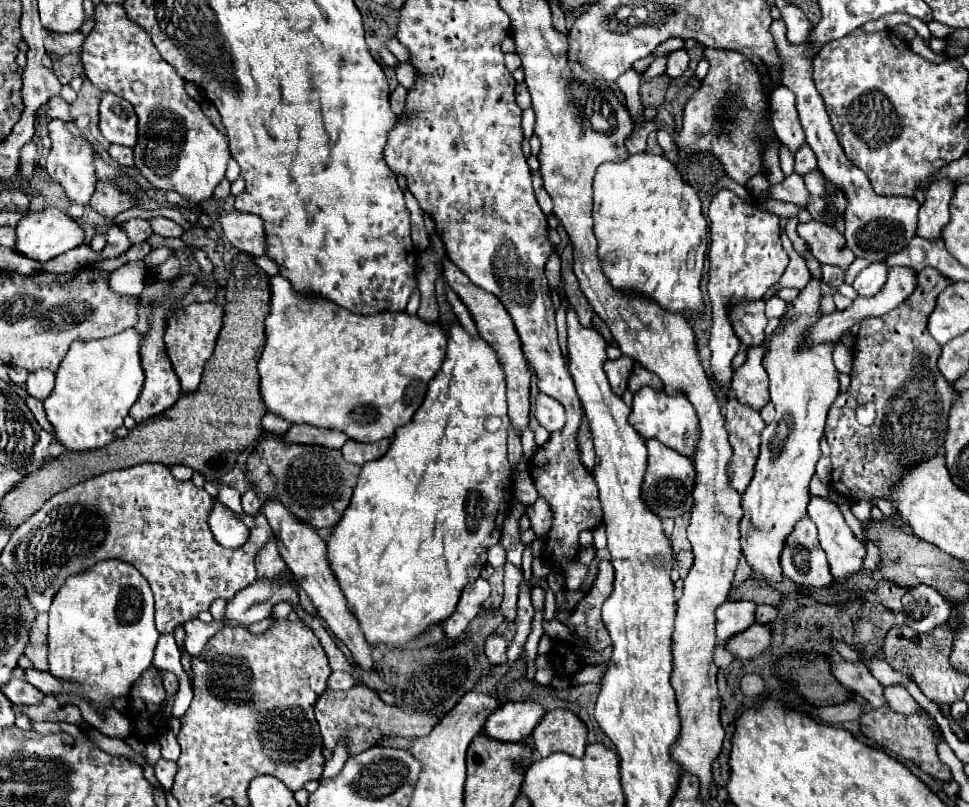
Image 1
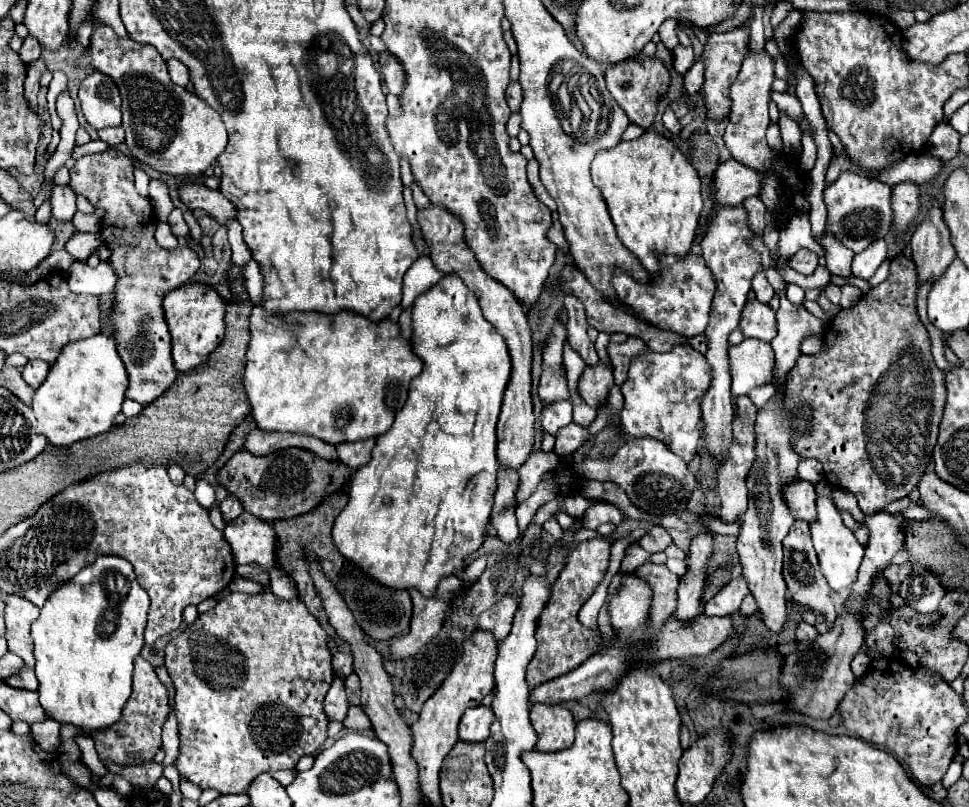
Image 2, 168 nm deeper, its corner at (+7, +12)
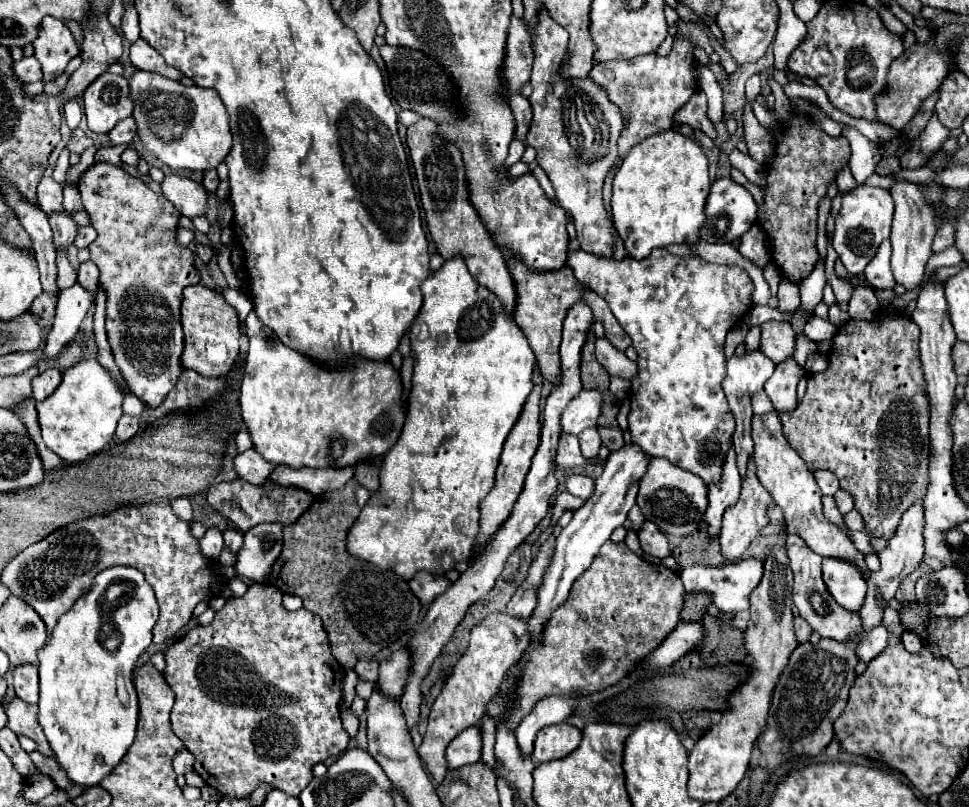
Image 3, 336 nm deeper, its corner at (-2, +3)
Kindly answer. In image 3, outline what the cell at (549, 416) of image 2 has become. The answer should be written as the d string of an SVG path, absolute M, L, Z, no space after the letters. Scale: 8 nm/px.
M562 435L560 445L558 445L558 453L556 453L556 465L560 469L572 469L572 467L580 467L584 463L586 463L586 459L580 453L578 437Z

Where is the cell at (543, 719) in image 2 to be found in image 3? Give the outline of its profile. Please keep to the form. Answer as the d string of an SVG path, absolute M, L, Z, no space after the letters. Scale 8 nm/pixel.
M568 723L548 725L538 731L532 757L536 759L536 763L562 759L580 745L580 739L582 739L582 733Z

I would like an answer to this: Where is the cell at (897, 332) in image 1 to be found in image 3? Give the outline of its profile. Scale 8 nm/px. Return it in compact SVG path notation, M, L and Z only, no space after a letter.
M878 313L874 321L850 319L834 337L832 355L828 355L828 369L808 377L804 399L792 413L780 413L784 437L792 449L804 459L810 471L830 469L838 475L840 487L854 499L854 509L862 515L864 527L882 539L896 533L896 525L904 509L912 503L916 493L926 493L928 487L928 397L924 377L920 373L920 329L914 321L904 317L888 319Z

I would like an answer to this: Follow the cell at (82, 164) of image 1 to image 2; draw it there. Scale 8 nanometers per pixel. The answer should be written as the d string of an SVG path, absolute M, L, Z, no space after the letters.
M57 184L51 194L51 208L53 216L59 220L71 220L77 212L75 208L75 192L69 184Z

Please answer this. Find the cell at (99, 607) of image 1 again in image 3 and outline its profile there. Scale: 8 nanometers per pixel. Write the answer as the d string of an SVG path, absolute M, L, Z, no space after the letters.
M108 567L94 577L92 589L74 603L74 607L64 615L64 621L60 617L44 649L40 649L38 723L70 783L84 789L100 785L134 743L138 697L132 683L132 669L142 651L152 643L152 627L156 625L156 619L158 603L144 575L134 567Z

